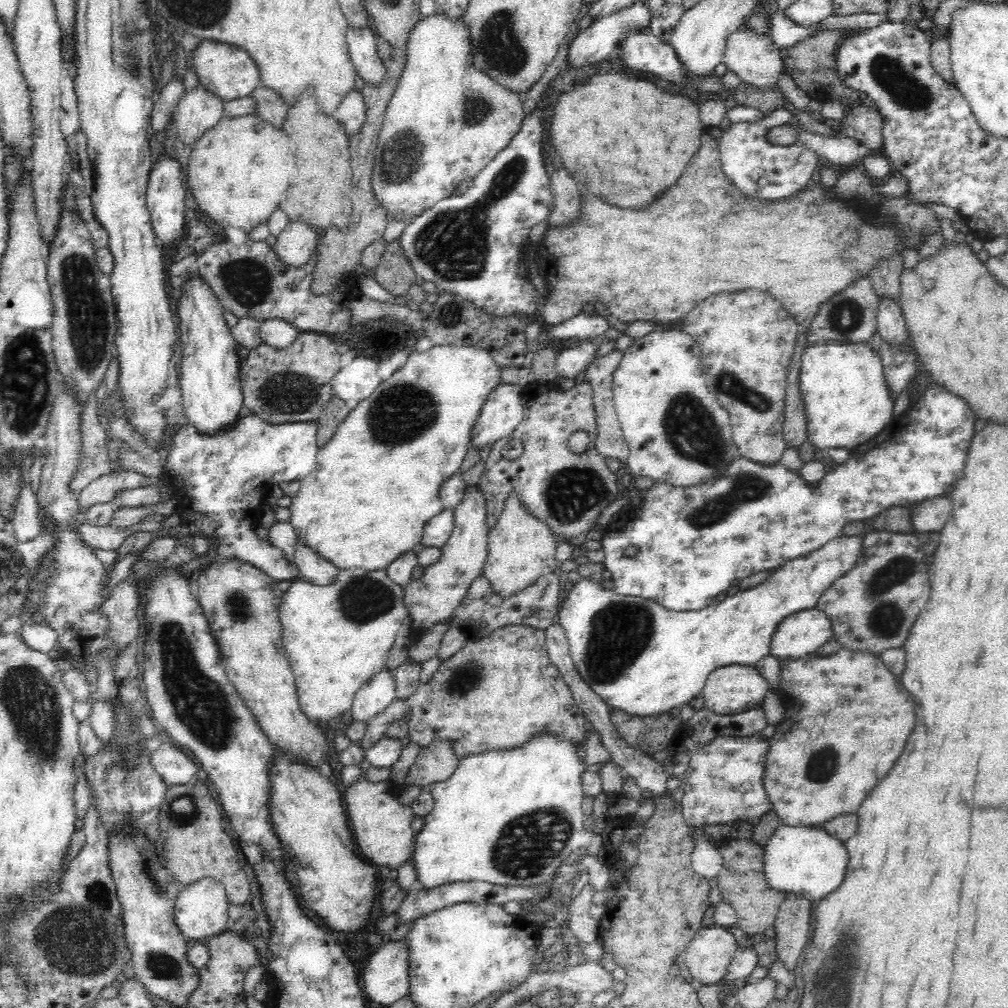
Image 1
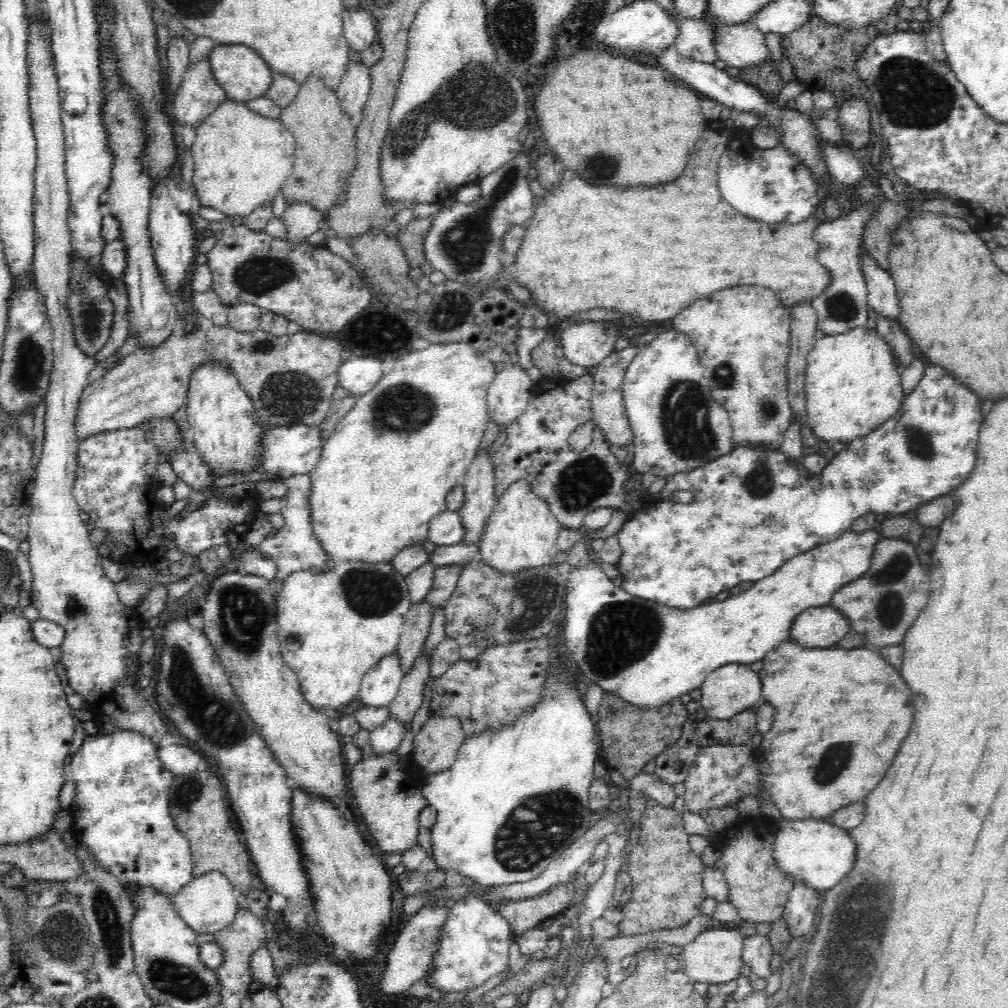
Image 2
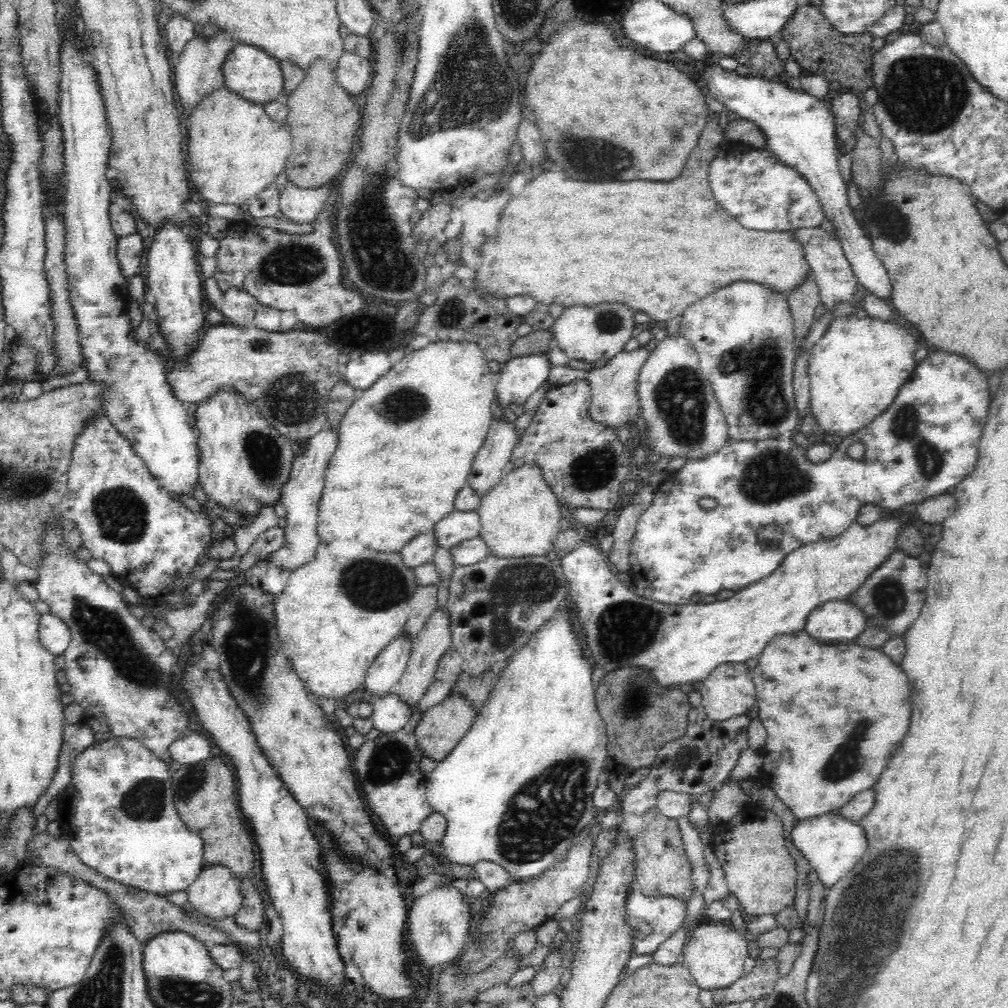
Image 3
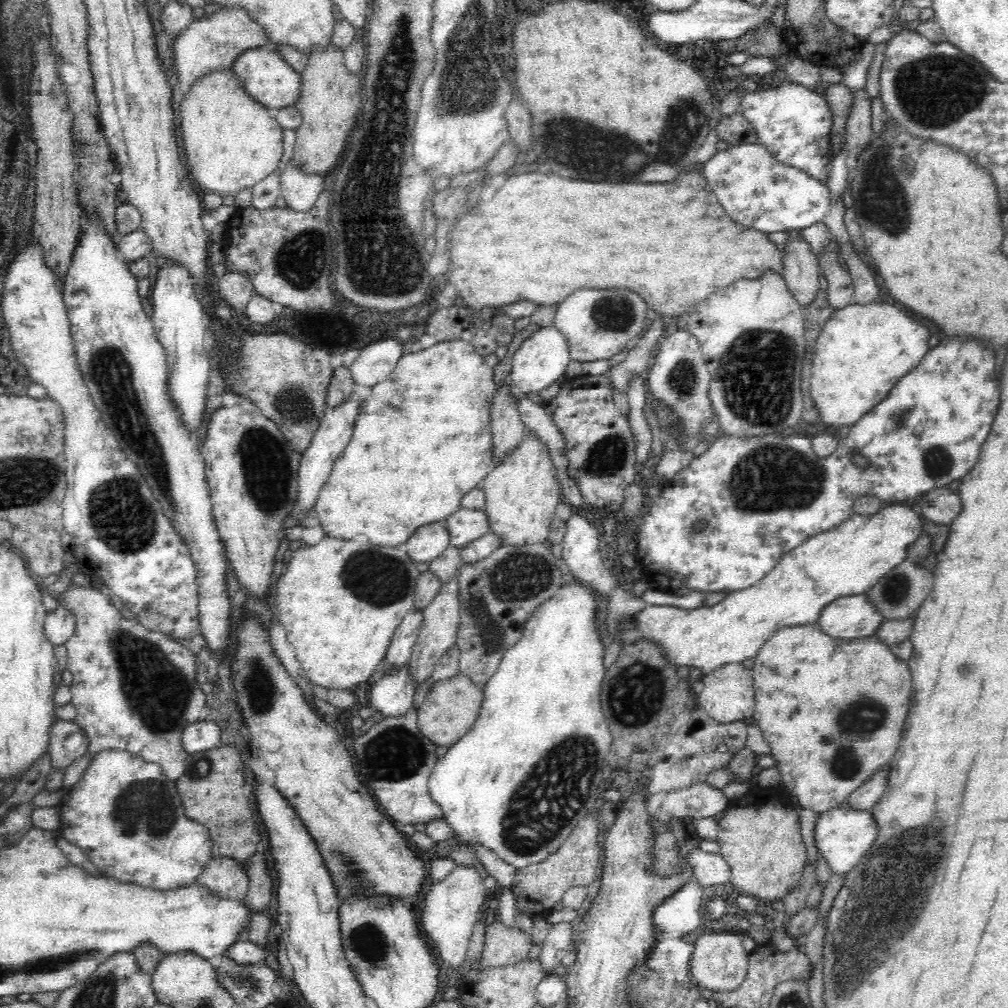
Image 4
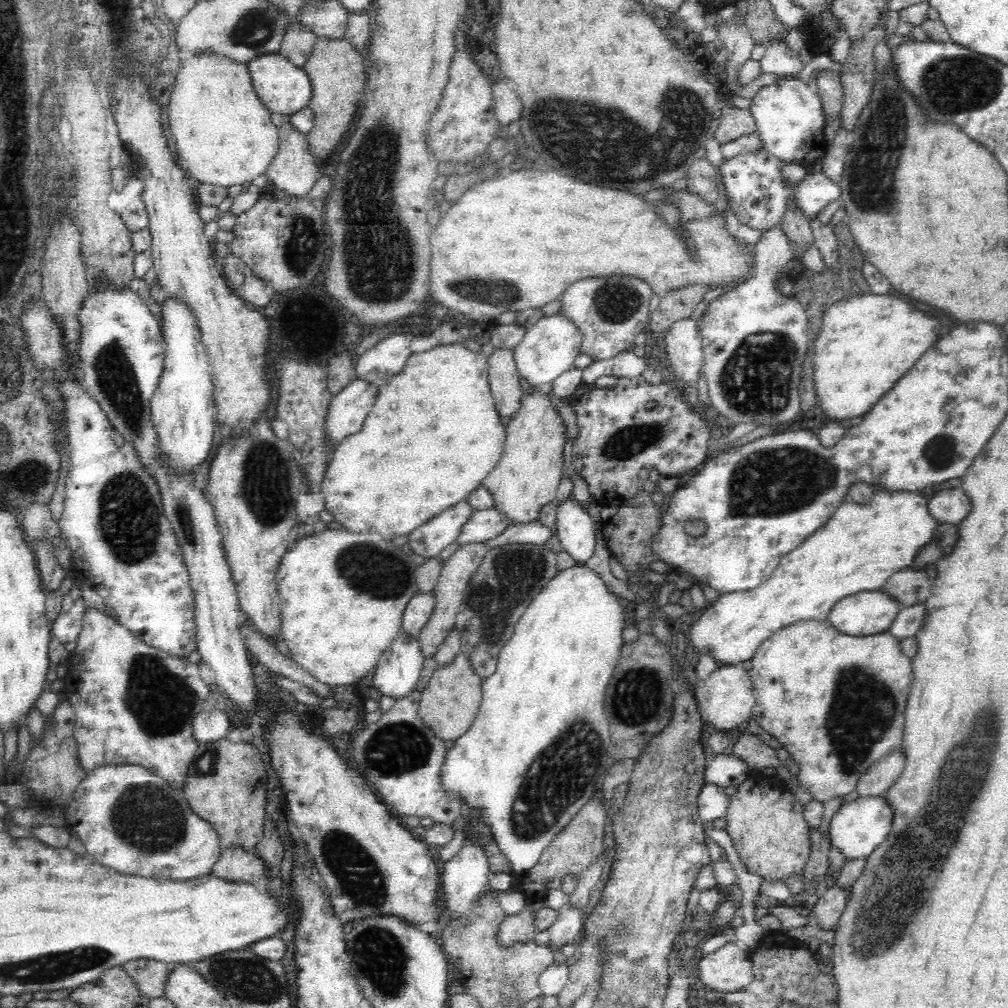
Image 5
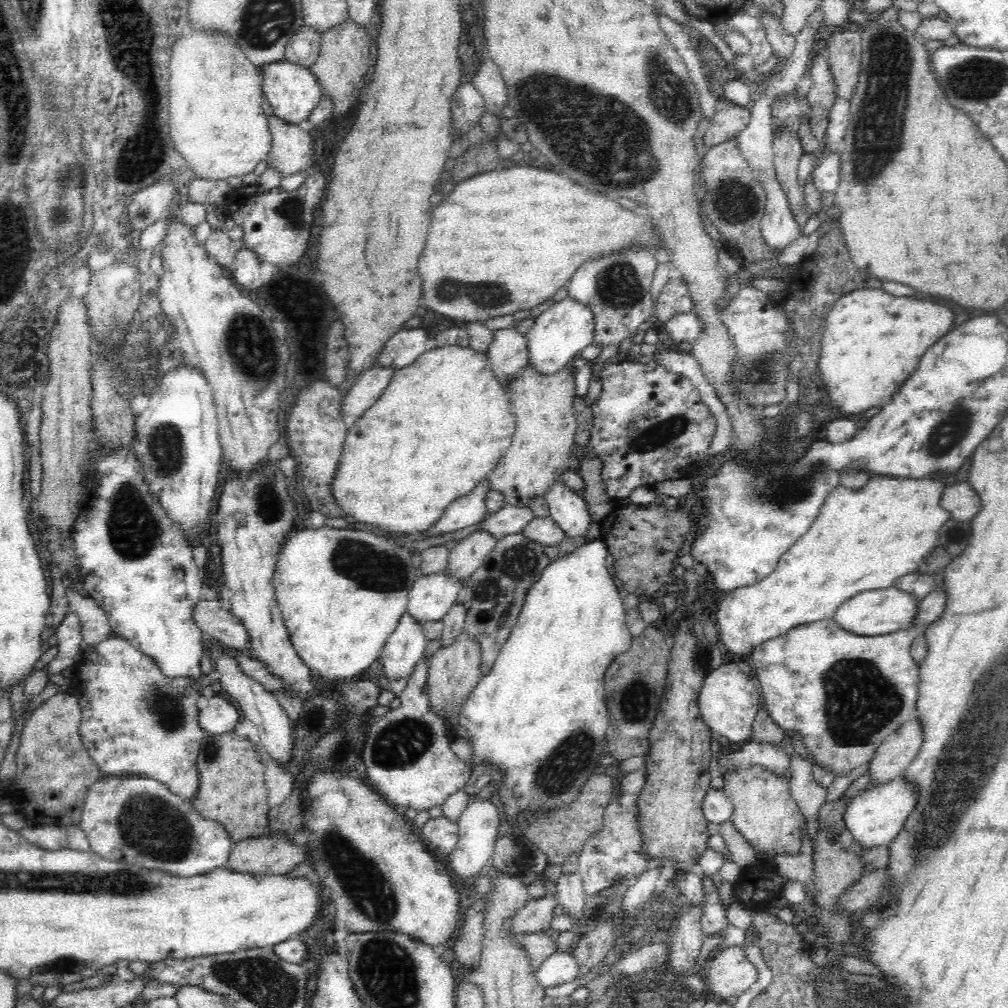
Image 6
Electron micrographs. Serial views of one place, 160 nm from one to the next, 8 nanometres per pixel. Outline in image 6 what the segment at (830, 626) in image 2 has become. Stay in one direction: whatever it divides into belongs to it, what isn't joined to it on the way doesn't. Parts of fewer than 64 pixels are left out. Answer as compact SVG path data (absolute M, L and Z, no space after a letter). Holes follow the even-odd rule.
M891 586L887 589L868 590L856 594L838 607L832 620L844 630L871 637L914 627L918 618L918 608L920 608L920 599L916 595Z

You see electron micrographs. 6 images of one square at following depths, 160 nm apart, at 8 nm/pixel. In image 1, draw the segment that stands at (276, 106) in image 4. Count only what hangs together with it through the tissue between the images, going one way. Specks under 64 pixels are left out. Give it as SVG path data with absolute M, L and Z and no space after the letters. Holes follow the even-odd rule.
M201 40L188 55L191 69L198 76L199 84L211 93L217 94L224 102L246 98L253 94L260 82L260 69L248 52L236 45L218 41Z

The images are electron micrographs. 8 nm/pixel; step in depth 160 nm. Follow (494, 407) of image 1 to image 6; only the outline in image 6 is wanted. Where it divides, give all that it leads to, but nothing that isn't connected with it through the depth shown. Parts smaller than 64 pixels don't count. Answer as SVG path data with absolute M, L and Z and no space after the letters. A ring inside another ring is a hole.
M568 297L552 303L549 309L539 314L534 326L528 331L529 363L543 374L556 374L570 362L577 362L584 348L592 345L596 332L593 310L586 303Z

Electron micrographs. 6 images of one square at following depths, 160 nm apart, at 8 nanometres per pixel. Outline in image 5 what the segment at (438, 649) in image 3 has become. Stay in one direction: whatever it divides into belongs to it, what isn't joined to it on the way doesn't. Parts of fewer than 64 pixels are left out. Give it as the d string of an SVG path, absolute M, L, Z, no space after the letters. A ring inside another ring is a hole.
M486 542L466 543L459 545L459 547L450 555L450 558L444 561L437 585L433 590L434 595L436 595L436 606L434 606L434 612L432 612L430 620L428 620L424 625L424 628L422 628L422 631L418 636L418 641L420 641L420 646L422 647L422 653L424 653L424 658L434 657L438 647L455 628L455 620L464 598L463 592L470 584L472 574L474 574L474 571L478 566L482 564L484 556L486 556L486 553L490 549L490 545Z

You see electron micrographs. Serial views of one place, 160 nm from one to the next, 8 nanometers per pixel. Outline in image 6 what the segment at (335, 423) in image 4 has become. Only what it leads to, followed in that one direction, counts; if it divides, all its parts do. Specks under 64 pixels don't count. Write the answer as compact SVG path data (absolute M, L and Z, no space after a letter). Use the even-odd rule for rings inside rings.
M375 366L358 376L352 388L345 389L343 393L343 419L351 424L364 415L367 408L380 399L393 380L396 371L390 366Z

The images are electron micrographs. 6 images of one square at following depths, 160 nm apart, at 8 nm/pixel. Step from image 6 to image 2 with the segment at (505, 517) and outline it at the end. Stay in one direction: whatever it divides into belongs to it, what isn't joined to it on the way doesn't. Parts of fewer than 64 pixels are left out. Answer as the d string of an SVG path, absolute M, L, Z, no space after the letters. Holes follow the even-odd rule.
M444 511L430 521L428 541L438 546L452 546L462 542L466 536L466 527L458 511Z

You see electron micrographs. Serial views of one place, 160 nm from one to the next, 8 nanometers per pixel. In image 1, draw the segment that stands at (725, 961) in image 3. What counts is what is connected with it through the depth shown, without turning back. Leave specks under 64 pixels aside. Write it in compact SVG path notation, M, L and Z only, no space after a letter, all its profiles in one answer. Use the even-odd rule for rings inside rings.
M702 926L689 940L681 959L694 980L713 985L726 978L738 949L738 942L728 928Z

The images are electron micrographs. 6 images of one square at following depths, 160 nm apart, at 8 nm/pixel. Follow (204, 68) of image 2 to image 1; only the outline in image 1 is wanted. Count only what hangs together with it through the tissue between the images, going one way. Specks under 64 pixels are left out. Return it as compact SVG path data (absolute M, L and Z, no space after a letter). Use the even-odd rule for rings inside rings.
M197 85L190 92L183 94L178 101L176 110L172 114L172 124L177 128L179 138L192 147L197 140L210 128L216 126L219 120L224 117L224 101L217 94L211 93L208 89Z

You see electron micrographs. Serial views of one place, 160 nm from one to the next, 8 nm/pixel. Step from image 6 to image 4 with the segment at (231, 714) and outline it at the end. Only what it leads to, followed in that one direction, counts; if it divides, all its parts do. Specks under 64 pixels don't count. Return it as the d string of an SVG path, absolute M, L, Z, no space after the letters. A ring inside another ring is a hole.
M205 719L190 723L182 734L182 745L190 754L219 746L220 726Z

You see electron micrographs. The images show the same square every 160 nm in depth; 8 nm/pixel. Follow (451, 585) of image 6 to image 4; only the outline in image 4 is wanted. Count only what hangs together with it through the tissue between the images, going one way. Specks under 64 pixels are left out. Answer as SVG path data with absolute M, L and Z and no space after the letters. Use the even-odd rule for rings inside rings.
M414 606L404 615L388 646L385 670L403 665L409 660L421 630L423 616L424 611Z

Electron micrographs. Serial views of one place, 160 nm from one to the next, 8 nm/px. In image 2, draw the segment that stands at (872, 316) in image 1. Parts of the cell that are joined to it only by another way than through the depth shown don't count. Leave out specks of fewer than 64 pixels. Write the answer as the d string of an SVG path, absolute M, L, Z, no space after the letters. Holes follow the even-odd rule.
M857 206L839 218L820 224L812 231L812 240L818 245L816 262L829 274L826 288L812 300L818 315L818 327L826 335L835 335L868 321L867 288L860 270L861 234L864 223L872 212L871 206Z

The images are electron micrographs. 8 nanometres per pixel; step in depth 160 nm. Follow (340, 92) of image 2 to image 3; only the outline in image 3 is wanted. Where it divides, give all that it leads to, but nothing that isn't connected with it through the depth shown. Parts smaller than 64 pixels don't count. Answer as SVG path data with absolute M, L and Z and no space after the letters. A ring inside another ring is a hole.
M344 51L336 64L336 78L359 100L369 86L371 59Z

